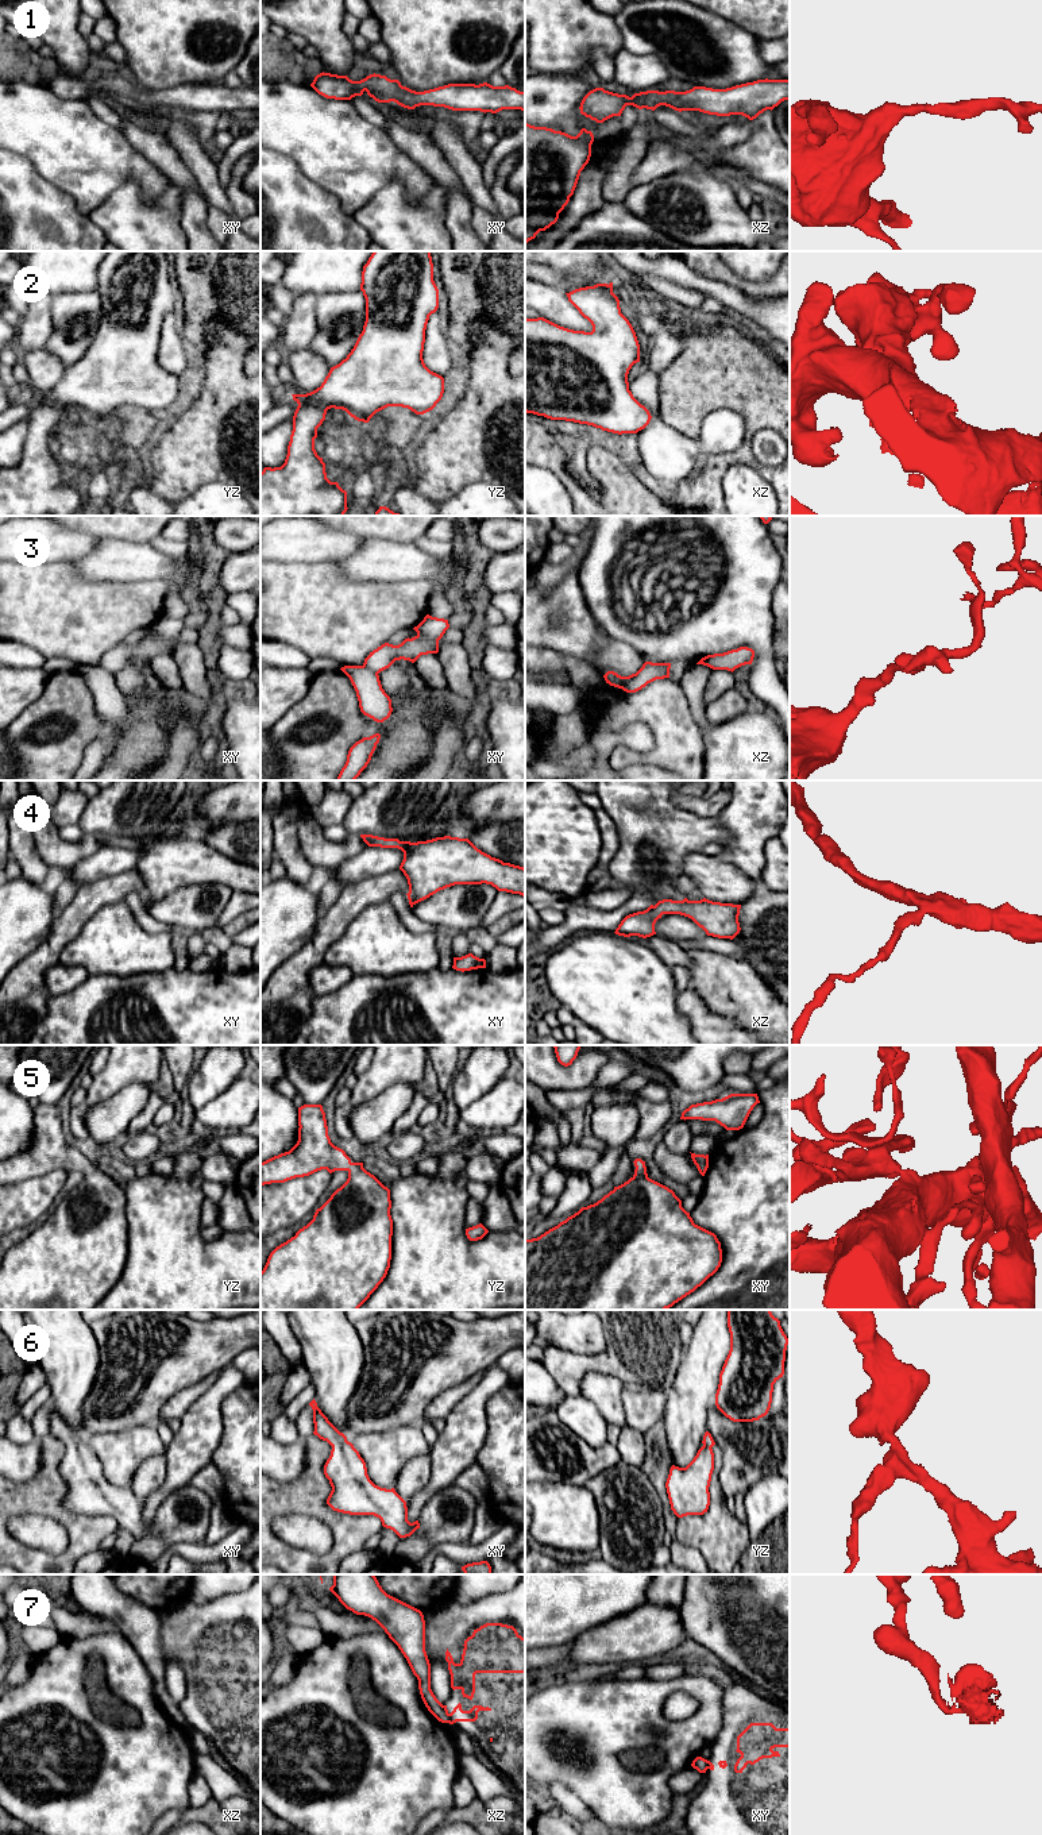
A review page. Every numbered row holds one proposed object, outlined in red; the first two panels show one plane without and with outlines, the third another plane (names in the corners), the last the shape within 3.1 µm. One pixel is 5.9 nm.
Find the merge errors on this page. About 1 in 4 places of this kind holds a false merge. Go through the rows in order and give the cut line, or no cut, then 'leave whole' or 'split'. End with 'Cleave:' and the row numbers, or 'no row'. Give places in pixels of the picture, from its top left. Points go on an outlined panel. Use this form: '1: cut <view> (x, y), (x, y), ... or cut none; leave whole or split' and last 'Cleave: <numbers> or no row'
1: cut none; leave whole
2: cut none; leave whole
3: cut xz (637, 673), (621, 687); split
4: cut none; leave whole
5: cut none; leave whole
6: cut none; leave whole
7: cut xz (443, 1706), (448, 1722); split
Cleave: 3, 7

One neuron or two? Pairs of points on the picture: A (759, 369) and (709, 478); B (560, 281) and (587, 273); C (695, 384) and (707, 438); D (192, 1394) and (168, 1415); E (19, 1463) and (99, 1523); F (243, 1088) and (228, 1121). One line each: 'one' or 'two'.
A: one
B: two
C: two
D: one
E: two
F: one

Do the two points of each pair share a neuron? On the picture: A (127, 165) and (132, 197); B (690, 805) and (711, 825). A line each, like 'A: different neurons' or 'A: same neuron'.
A: different neurons
B: different neurons

